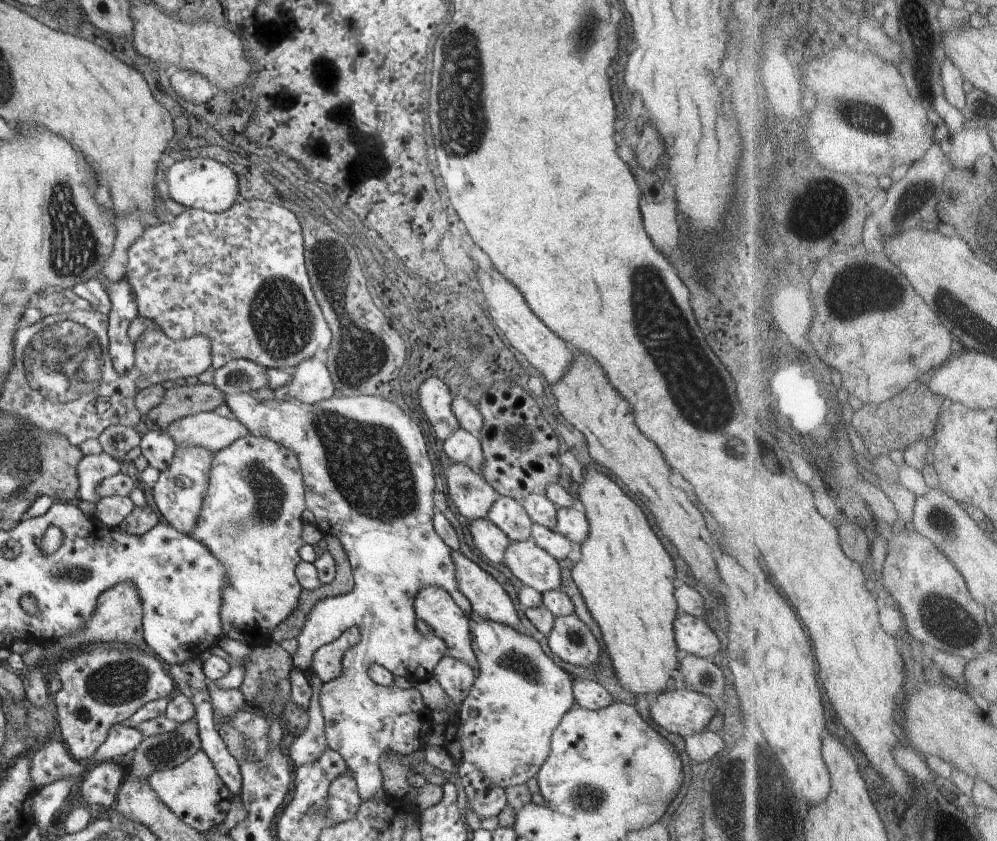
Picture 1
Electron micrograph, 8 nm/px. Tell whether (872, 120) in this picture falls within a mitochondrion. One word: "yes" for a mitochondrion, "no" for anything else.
yes

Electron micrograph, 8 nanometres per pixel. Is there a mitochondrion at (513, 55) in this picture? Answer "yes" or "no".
no

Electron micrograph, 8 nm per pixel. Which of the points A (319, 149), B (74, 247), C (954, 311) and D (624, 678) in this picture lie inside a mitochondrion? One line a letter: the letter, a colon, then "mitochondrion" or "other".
A: other
B: mitochondrion
C: mitochondrion
D: other

